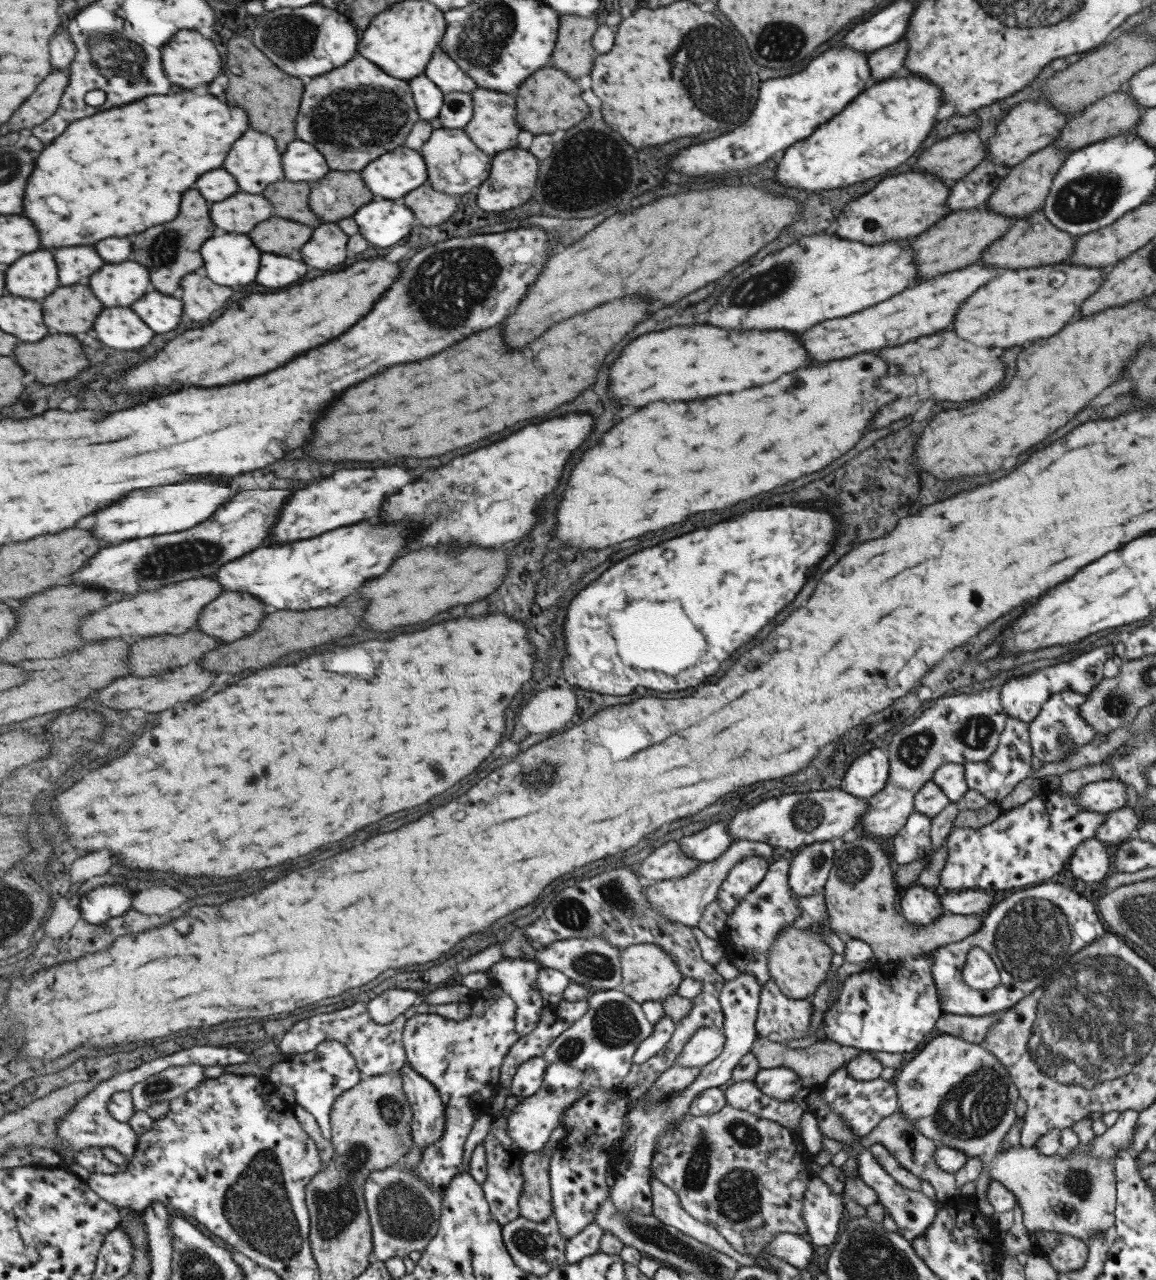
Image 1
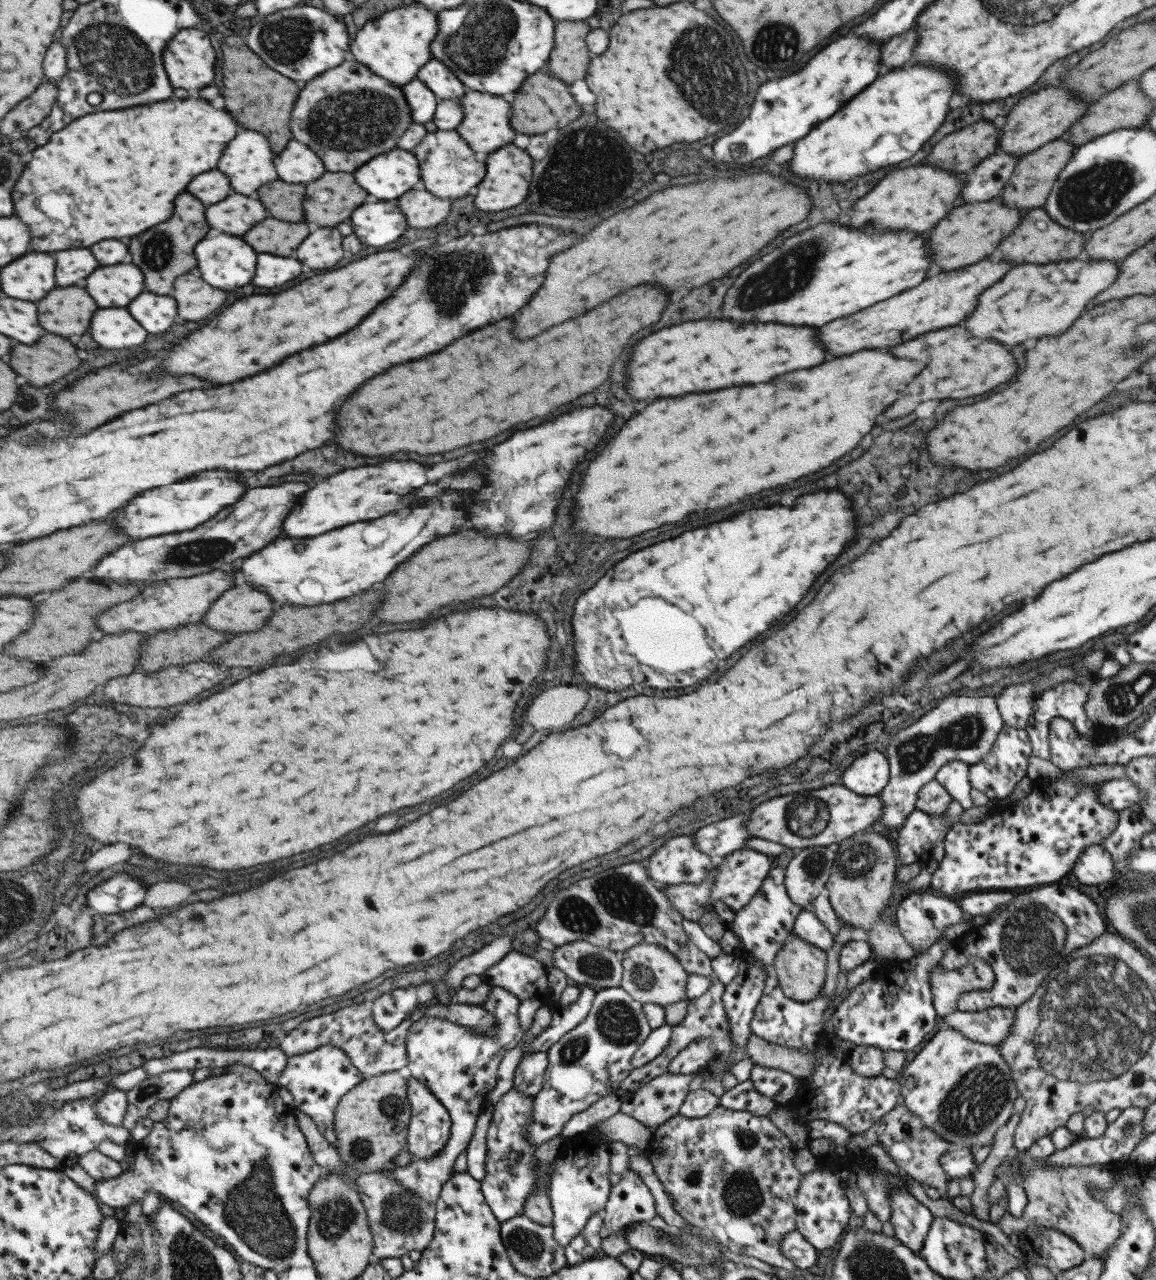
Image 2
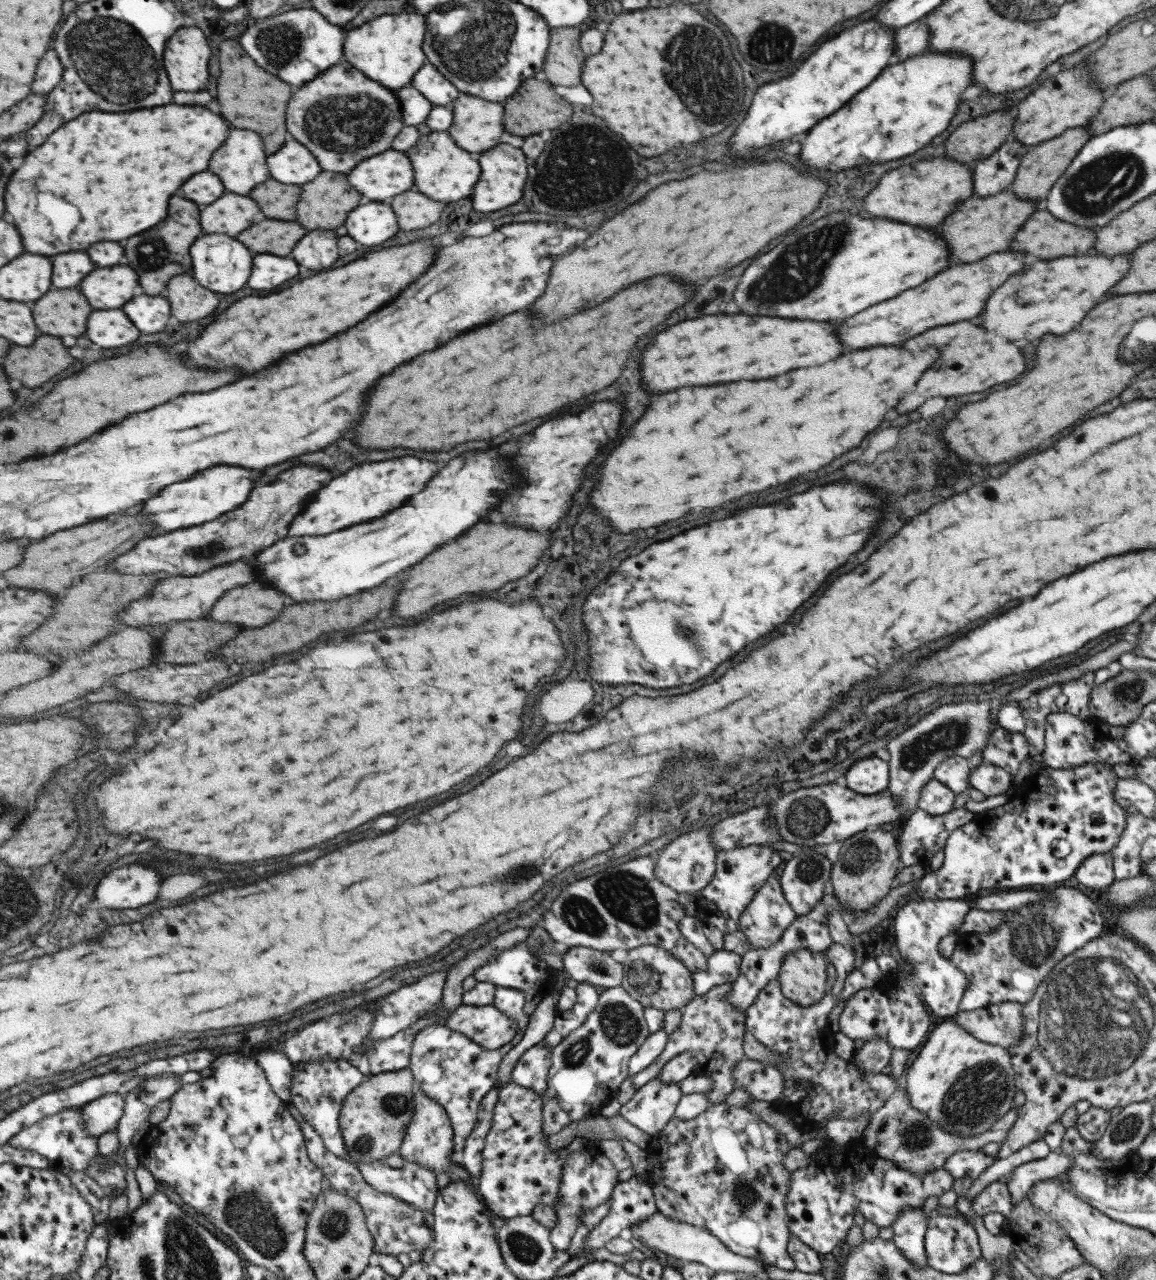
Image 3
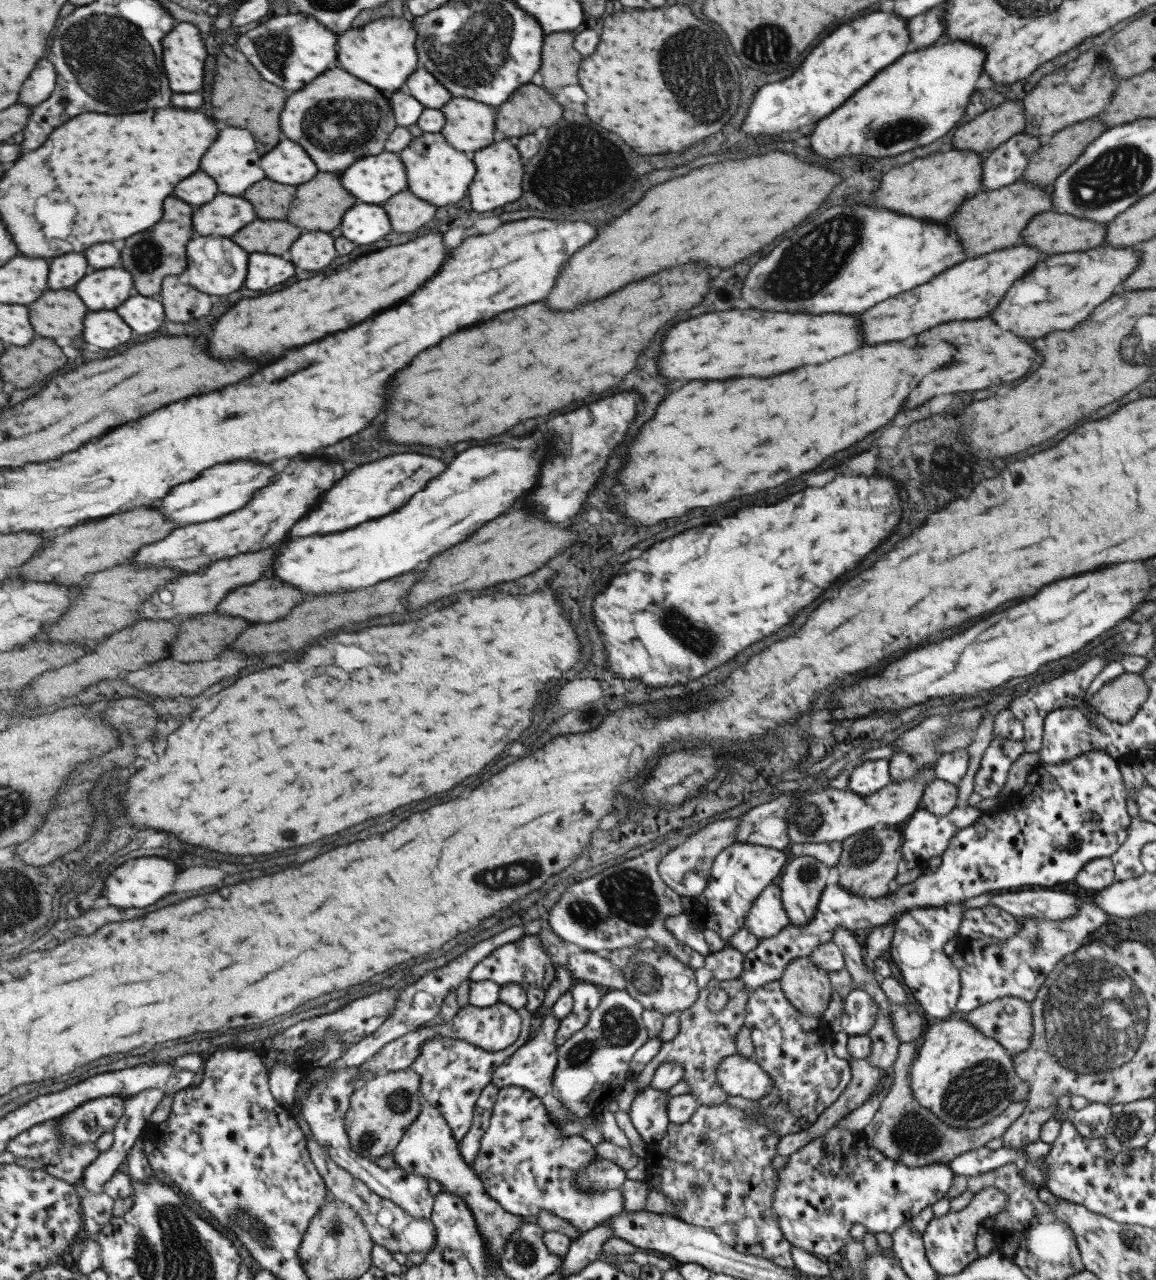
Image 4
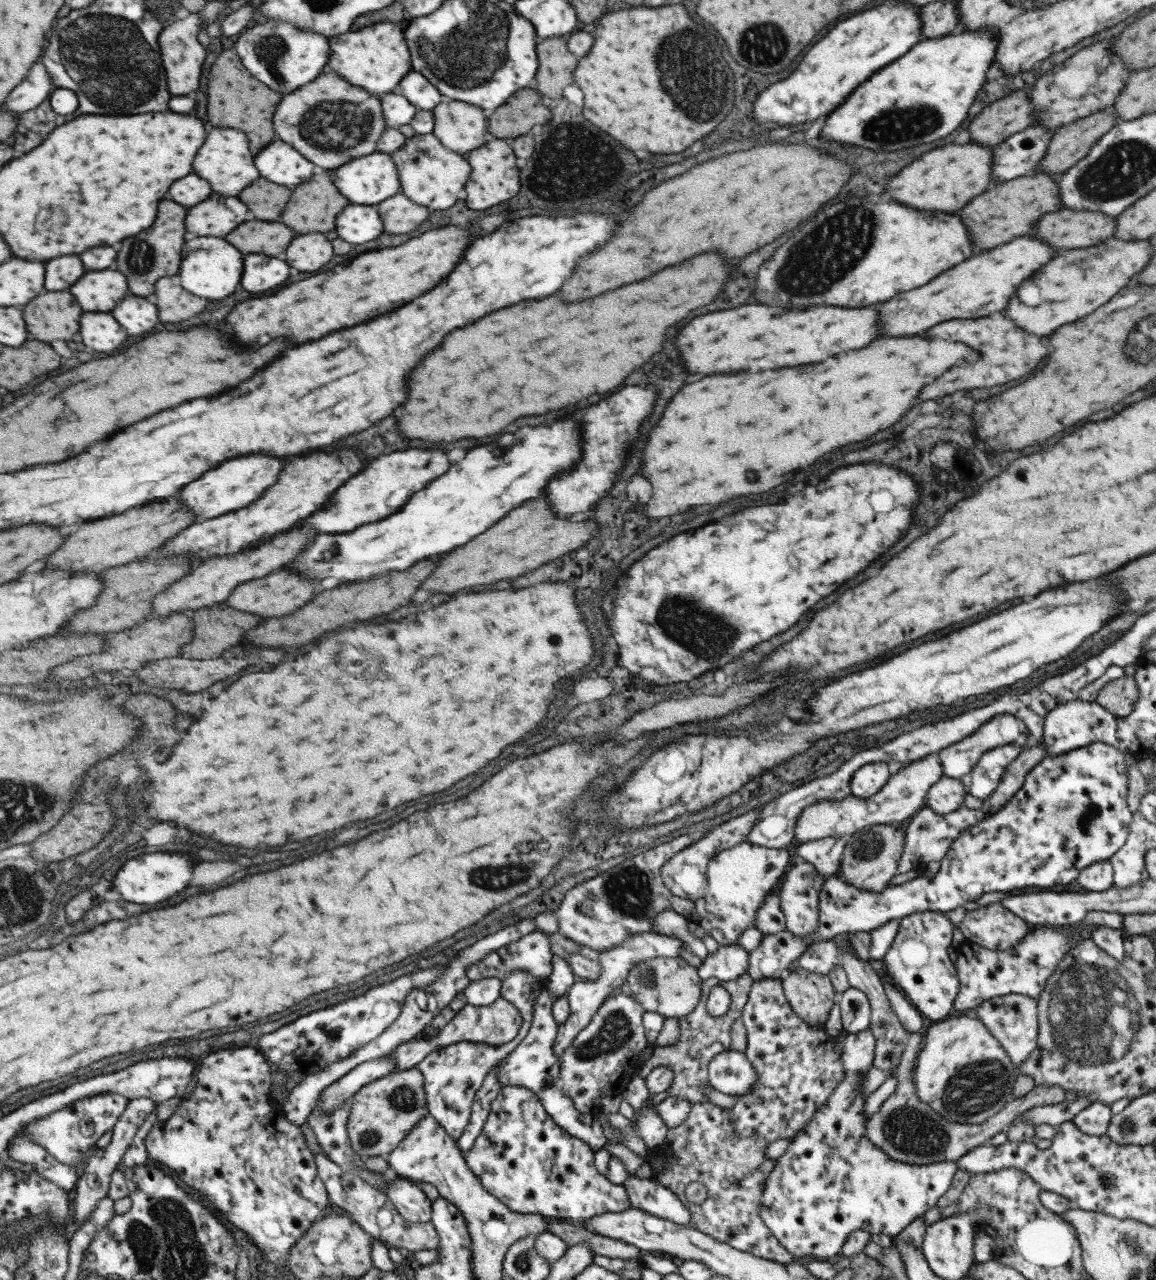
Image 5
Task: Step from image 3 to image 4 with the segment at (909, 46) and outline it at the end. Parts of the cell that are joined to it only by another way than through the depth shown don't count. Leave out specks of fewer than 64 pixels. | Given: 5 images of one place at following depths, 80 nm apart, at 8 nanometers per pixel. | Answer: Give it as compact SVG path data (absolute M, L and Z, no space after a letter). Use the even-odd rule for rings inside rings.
M943 4L933 6L919 16L913 16L909 20L909 40L913 42L910 49L920 49L931 45L941 34L943 34Z

